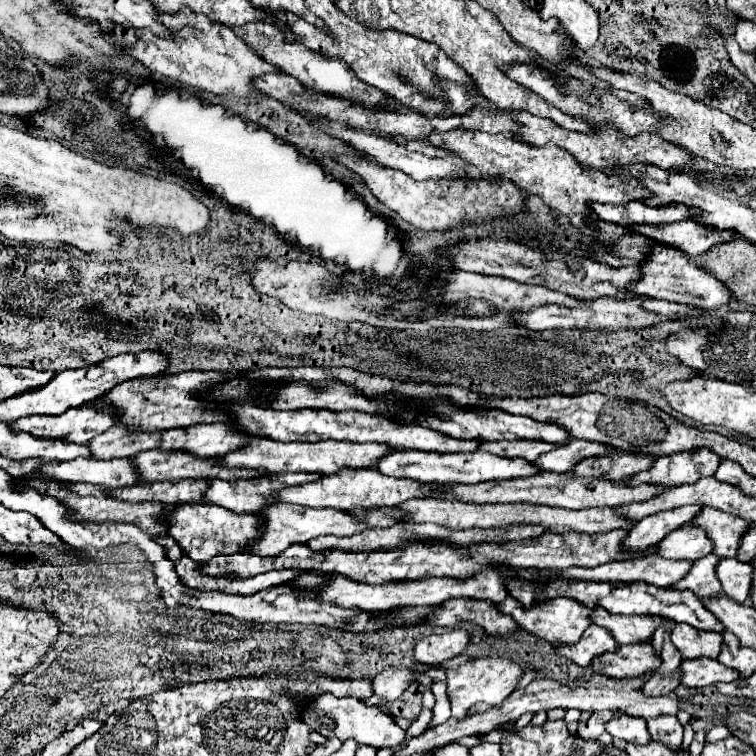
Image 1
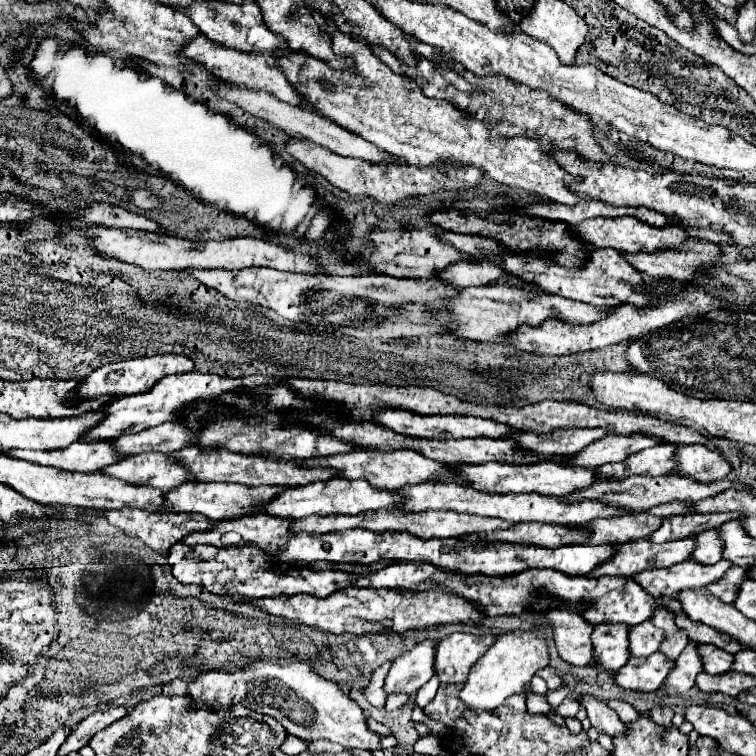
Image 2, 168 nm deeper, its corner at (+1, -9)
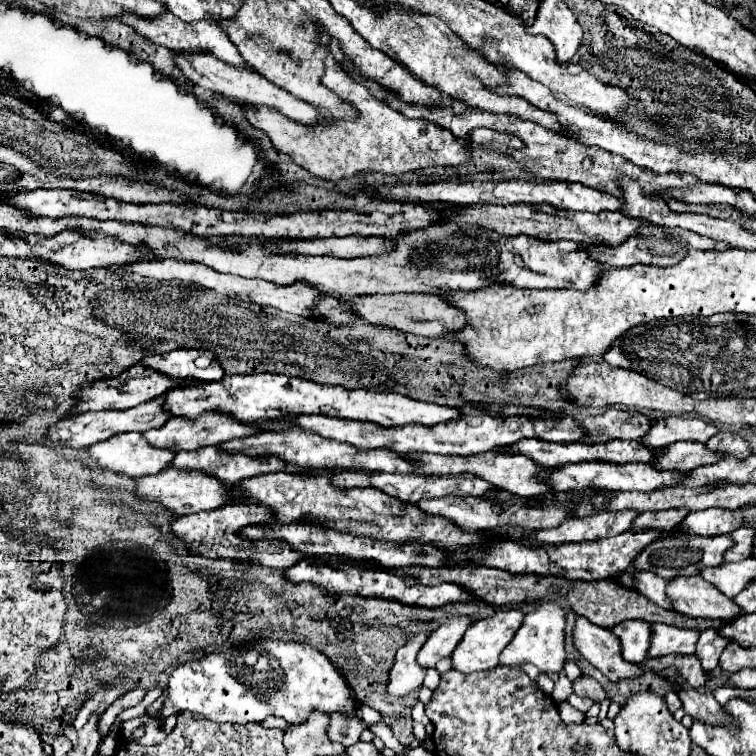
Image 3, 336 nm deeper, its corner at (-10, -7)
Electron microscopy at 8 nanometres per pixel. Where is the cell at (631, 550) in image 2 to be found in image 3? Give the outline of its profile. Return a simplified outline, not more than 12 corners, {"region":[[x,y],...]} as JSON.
{"region":[[732,536],[652,542],[634,566],[664,580],[724,564]]}

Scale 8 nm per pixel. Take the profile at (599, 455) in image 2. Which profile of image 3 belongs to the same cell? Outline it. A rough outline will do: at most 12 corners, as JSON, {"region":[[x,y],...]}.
{"region":[[660,418],[640,440],[652,450],[708,442],[718,432],[702,418]]}

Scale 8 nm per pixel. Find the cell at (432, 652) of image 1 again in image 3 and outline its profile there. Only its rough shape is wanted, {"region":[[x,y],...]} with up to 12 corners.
{"region":[[500,610],[474,622],[452,654],[460,672],[498,666],[524,612]]}

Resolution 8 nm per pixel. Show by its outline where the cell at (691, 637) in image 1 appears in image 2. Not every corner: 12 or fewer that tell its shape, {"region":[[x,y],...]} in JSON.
{"region":[[713,646],[697,648],[707,674],[723,674],[733,664],[733,654]]}

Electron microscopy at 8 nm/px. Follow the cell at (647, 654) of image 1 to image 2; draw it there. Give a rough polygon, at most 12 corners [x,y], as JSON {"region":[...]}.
{"region":[[655,652],[629,658],[613,678],[625,690],[653,692],[673,660]]}

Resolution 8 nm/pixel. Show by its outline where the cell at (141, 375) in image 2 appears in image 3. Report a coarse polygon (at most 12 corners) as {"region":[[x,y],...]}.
{"region":[[200,350],[148,356],[144,366],[174,380],[214,382],[224,378],[216,358],[198,368]]}

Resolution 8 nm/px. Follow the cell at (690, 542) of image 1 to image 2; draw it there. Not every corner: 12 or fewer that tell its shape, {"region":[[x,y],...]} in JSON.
{"region":[[719,534],[695,536],[693,560],[715,564],[721,560],[723,542]]}

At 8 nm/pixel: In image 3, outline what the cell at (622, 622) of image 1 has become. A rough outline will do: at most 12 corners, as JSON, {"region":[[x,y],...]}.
{"region":[[654,624],[648,656],[694,654],[700,632]]}

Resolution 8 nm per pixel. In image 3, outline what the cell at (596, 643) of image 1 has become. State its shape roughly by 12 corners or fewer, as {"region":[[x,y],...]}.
{"region":[[620,622],[612,632],[622,656],[642,664],[648,654],[652,624]]}

